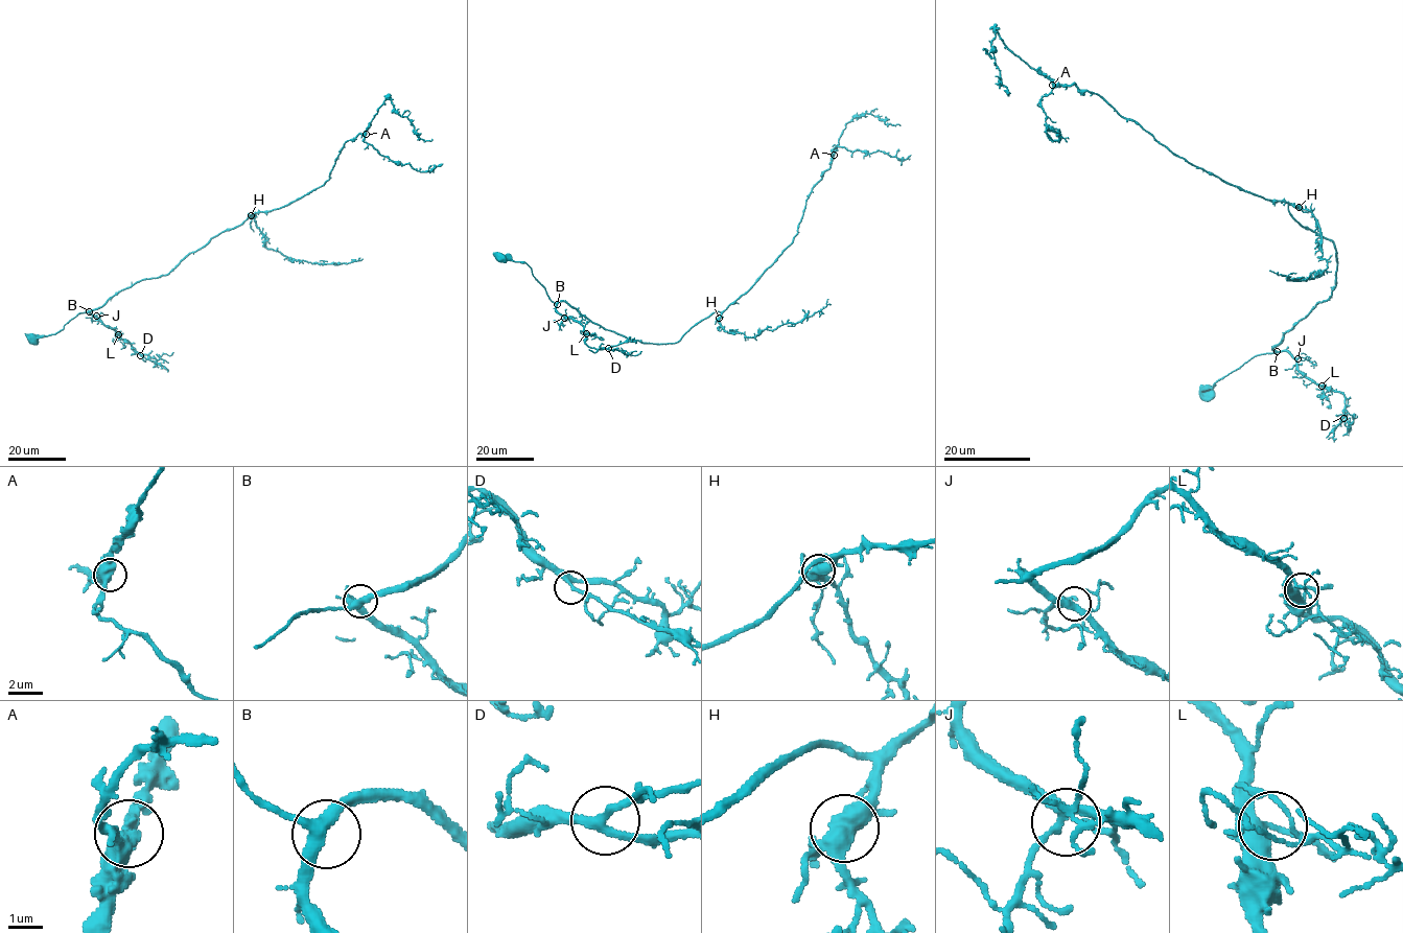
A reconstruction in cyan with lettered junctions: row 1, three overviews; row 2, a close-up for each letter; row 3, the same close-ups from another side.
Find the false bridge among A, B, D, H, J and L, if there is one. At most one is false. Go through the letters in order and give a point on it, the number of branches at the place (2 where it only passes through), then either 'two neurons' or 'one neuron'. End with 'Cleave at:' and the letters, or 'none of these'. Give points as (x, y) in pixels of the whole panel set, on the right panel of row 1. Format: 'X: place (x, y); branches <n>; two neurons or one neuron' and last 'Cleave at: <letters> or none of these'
A: place (1052, 85); branches 3; one neuron
B: place (1277, 351); branches 3; one neuron
D: place (1343, 418); branches 3; one neuron
H: place (1299, 207); branches 6; one neuron
J: place (1298, 358); branches 3; one neuron
L: place (1322, 386); branches 4; one neuron
Cleave at: none of these

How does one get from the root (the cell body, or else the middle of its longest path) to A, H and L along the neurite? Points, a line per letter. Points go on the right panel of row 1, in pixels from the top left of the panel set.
A: (1207, 392), (1273, 353), (1331, 296), (1335, 246), (1302, 226), (1288, 203), (1173, 155), (1097, 94), (1052, 85)
H: (1207, 392), (1255, 356), (1273, 353), (1300, 320), (1331, 296), (1335, 246), (1302, 226), (1288, 205), (1299, 208)
L: (1207, 392), (1255, 356), (1277, 351), (1287, 351), (1295, 359), (1298, 368), (1322, 386)

